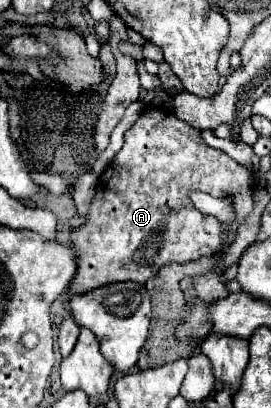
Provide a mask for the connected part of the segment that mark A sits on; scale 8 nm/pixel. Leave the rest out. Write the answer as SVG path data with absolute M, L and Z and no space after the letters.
M145 110L139 120L125 132L125 144L113 162L103 172L97 194L89 206L87 222L75 230L71 230L69 240L77 246L75 250L81 254L79 270L73 278L67 296L65 308L69 310L69 300L75 294L91 292L93 288L113 284L113 282L141 282L145 284L149 276L157 274L161 266L173 262L191 262L199 258L211 258L215 250L221 246L221 224L211 218L203 216L187 196L189 190L203 190L211 196L233 196L239 222L251 212L253 208L253 192L255 192L255 178L253 174L231 160L223 150L211 148L201 138L201 132L189 126L187 122L173 116L173 112L163 110Z

